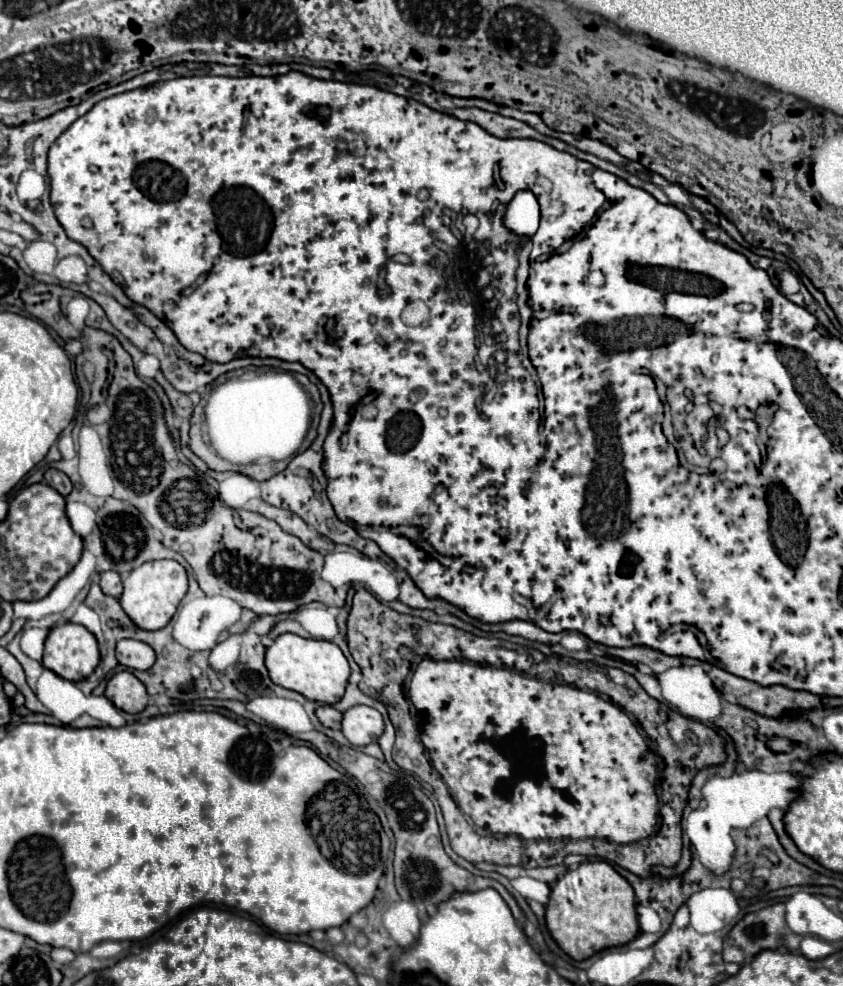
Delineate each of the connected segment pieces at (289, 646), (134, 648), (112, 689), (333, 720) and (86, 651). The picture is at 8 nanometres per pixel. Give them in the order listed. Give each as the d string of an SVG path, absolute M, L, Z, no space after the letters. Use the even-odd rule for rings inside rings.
M282 634L274 640L274 644L266 650L266 668L274 684L296 690L308 700L320 704L336 704L346 690L350 666L342 650L328 640L302 638L296 634Z
M120 640L116 644L116 658L122 666L128 666L132 670L148 670L154 660L156 654L154 650L138 640Z
M128 670L118 672L108 680L106 696L116 704L116 708L128 714L142 712L148 706L148 698L150 698L146 686Z
M318 706L318 708L316 708L316 716L318 716L318 720L320 720L326 728L340 730L342 712L338 712L334 706Z
M64 622L50 630L44 648L44 666L58 676L78 682L88 678L100 662L98 642L80 624Z

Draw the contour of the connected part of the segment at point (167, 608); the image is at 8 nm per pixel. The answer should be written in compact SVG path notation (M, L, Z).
M154 560L142 564L140 568L128 574L128 578L124 580L124 592L120 596L120 604L138 628L160 630L174 616L186 590L188 590L188 576L184 566L180 566L176 560Z

